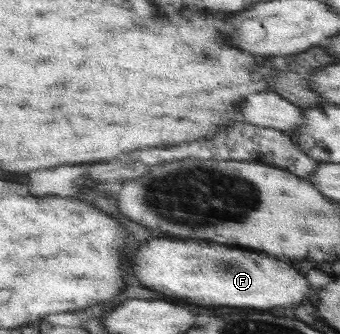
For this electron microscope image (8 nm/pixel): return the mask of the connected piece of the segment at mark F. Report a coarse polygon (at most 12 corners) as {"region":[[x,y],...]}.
{"region":[[151,240],[131,268],[201,306],[295,308],[320,292],[274,255]]}

